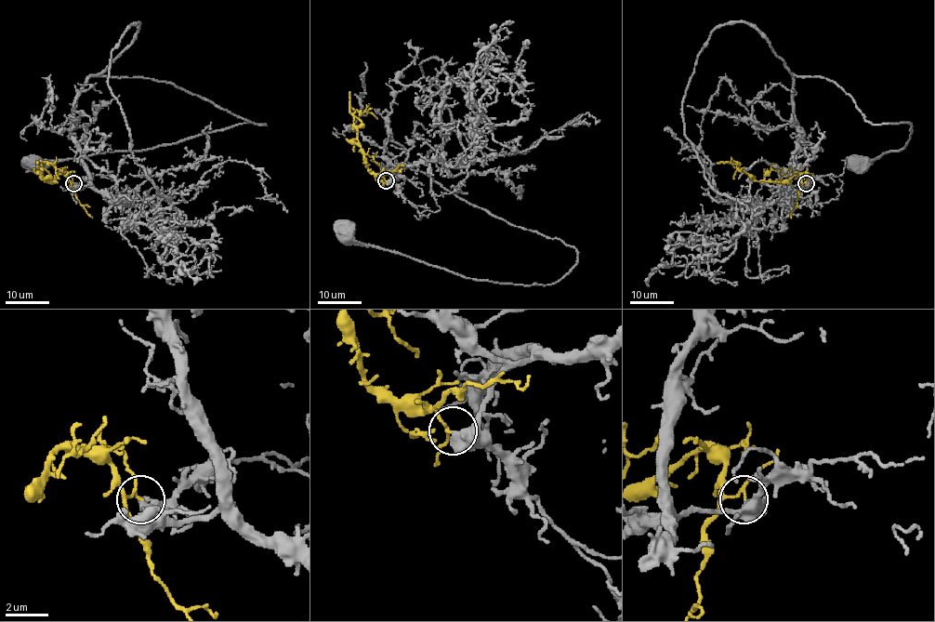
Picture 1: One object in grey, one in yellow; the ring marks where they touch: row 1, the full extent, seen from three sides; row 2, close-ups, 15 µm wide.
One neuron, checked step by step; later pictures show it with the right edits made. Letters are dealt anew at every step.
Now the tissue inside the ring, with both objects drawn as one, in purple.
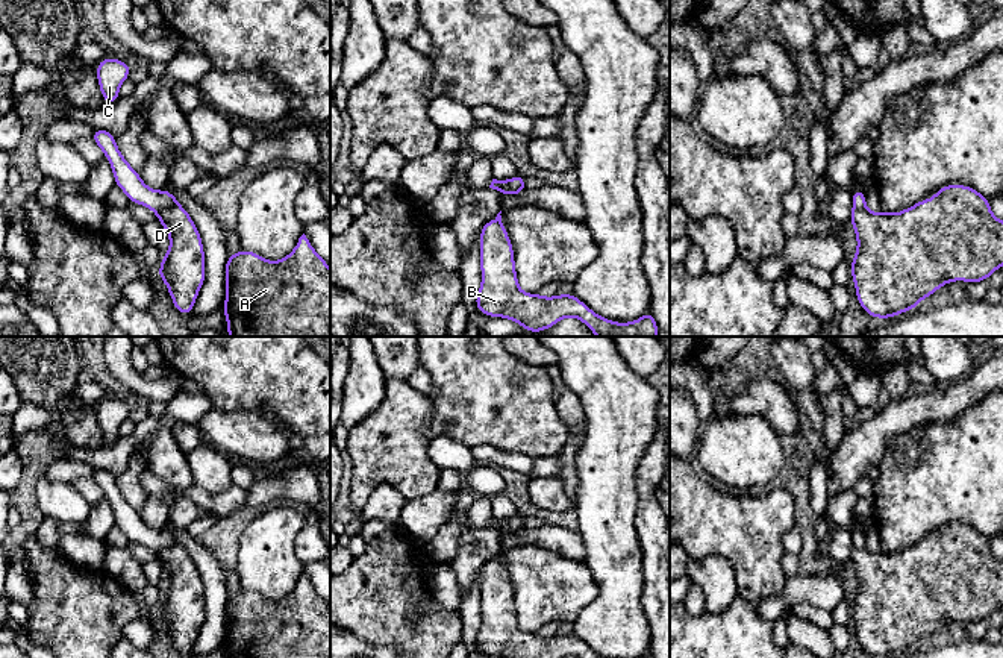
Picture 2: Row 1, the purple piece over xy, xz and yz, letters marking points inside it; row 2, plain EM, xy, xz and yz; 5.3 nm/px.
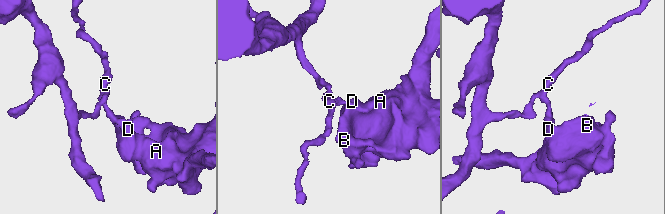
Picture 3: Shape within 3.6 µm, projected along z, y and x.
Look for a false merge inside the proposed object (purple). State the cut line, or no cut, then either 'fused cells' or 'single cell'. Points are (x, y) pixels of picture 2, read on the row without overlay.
cut xy (176, 543), (158, 554); fused cells

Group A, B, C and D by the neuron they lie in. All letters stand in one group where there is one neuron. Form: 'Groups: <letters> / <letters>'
Groups: A B D / C

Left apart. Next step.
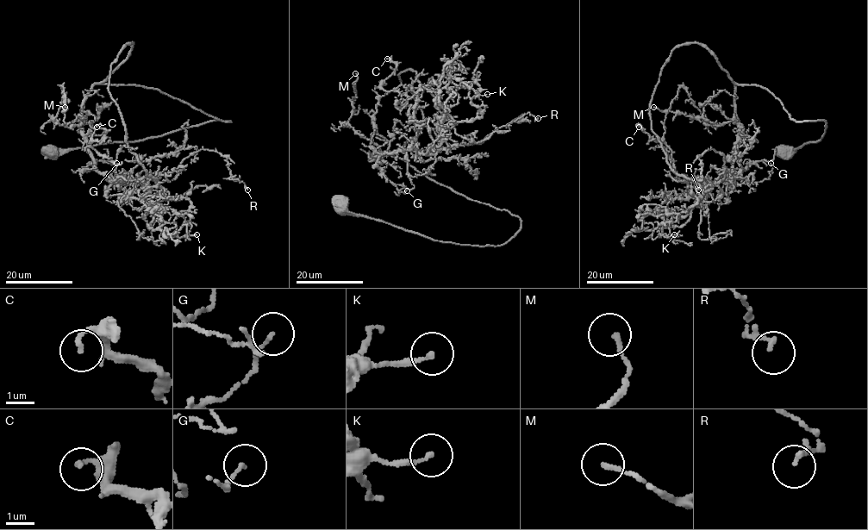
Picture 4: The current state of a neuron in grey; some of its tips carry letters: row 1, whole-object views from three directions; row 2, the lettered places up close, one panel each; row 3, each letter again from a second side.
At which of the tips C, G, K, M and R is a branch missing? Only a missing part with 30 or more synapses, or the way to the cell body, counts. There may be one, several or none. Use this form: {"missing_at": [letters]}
{"missing_at": []}

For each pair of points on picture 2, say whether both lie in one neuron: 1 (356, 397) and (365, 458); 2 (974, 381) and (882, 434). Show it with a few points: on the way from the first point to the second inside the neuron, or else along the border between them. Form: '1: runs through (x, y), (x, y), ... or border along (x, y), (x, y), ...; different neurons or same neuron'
1: border along (384, 396), (349, 432); different neurons
2: runs through (952, 401), (905, 414); same neuron

